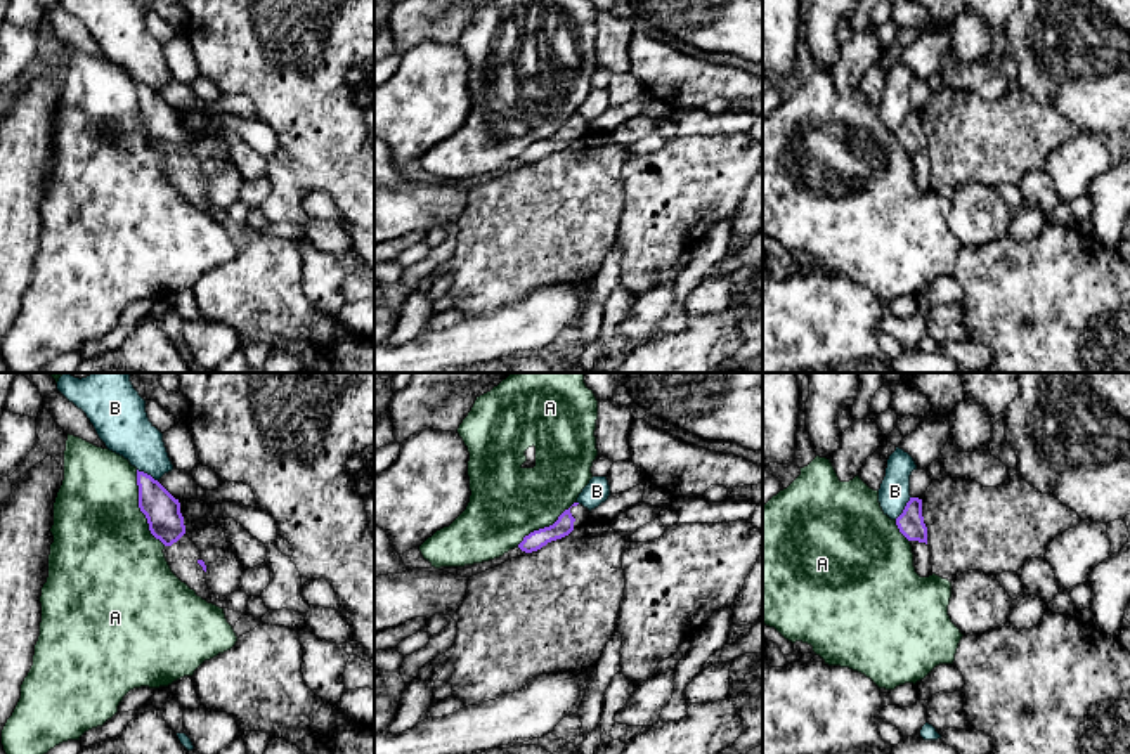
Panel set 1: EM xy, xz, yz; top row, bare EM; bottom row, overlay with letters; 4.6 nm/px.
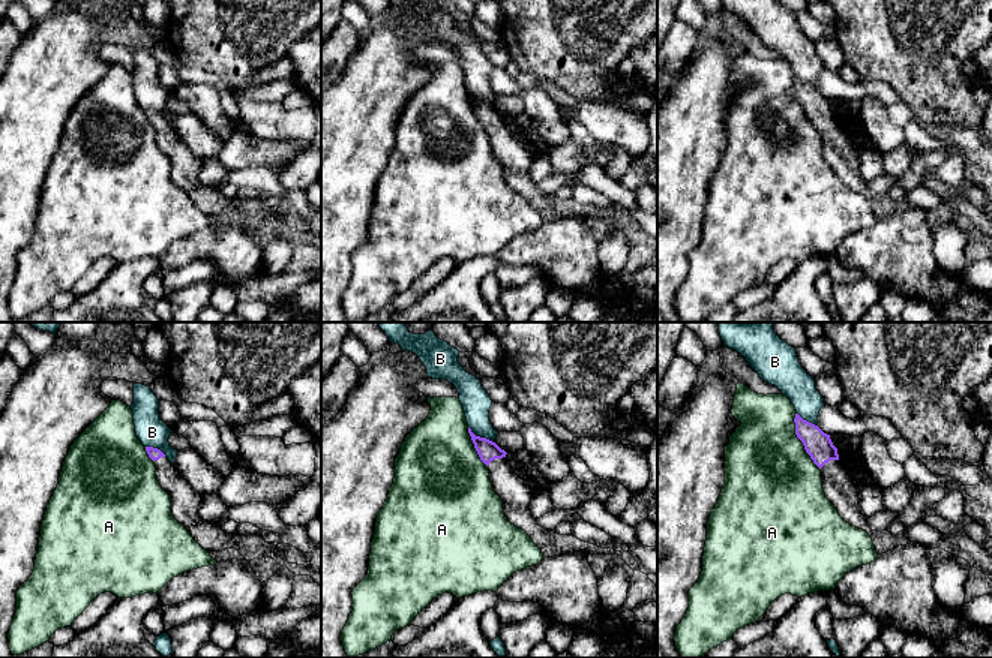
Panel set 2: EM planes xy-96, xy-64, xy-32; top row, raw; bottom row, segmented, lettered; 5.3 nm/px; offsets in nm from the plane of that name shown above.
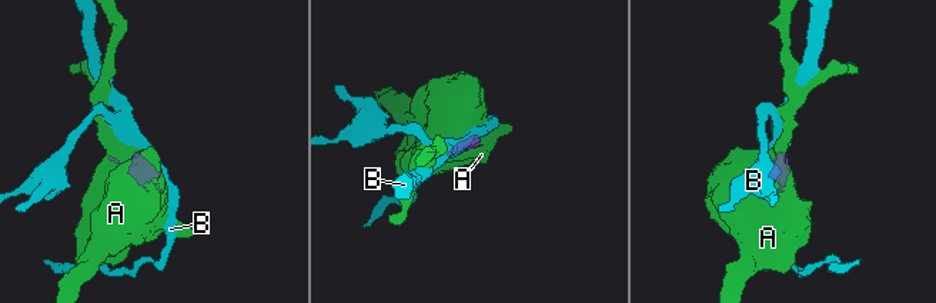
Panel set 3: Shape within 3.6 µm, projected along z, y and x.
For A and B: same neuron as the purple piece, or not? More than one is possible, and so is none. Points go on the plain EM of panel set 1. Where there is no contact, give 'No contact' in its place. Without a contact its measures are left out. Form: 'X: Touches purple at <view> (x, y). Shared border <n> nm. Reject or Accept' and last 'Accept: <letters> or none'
A: Touches purple at xy (139, 118). Shared border 380 nm. Reject
B: Touches purple at yz (905, 120). Shared border 130 nm. Reject
Accept: none

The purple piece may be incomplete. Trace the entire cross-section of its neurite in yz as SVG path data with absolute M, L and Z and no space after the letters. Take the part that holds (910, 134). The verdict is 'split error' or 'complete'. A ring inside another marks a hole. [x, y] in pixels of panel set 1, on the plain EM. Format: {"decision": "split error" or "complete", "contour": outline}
{"decision": "split error", "contour": "M910 109L903 125L896 130L896 137L912 156L915 184L920 189L932 187L927 139L922 128L922 111Z"}

